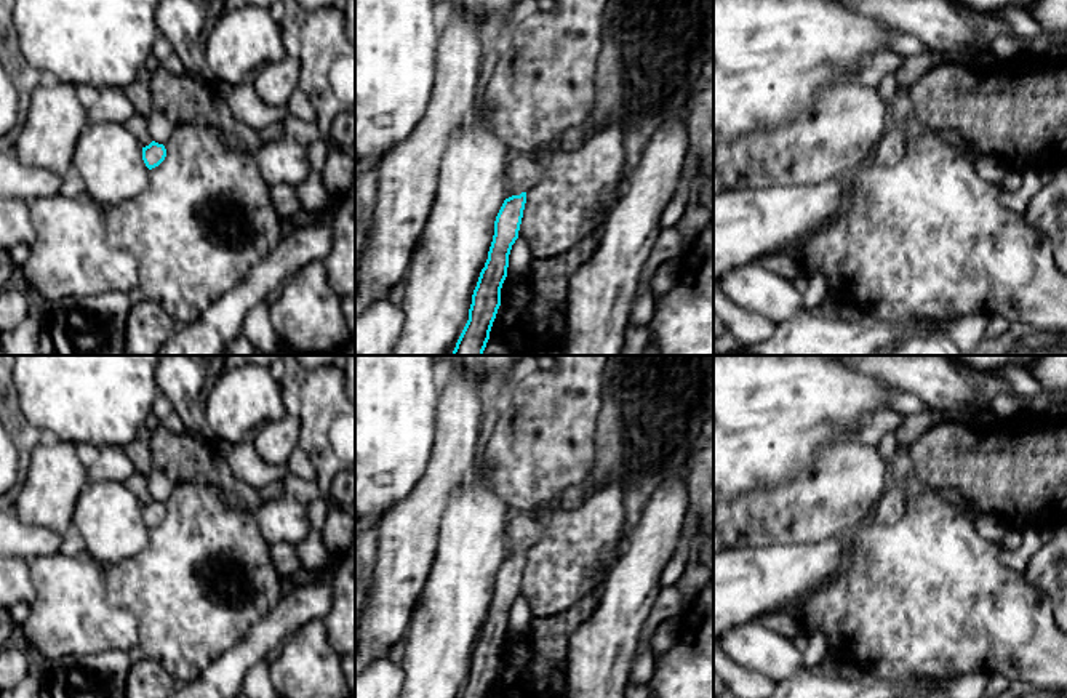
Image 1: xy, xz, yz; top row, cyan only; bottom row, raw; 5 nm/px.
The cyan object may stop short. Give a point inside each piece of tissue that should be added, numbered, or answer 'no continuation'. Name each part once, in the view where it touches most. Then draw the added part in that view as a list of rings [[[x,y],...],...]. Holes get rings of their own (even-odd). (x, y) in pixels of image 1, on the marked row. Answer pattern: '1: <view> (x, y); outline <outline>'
1: xz (523, 170); outline [[[515,154],[507,166],[507,178],[512,181],[514,195],[528,192],[544,176],[542,166],[534,155]]]

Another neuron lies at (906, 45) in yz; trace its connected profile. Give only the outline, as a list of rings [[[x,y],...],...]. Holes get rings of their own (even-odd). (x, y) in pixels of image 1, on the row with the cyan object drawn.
[[[893,32],[886,38],[883,50],[897,53],[904,58],[909,56],[926,58],[933,54],[933,51],[926,48],[917,37],[904,35],[901,32]]]

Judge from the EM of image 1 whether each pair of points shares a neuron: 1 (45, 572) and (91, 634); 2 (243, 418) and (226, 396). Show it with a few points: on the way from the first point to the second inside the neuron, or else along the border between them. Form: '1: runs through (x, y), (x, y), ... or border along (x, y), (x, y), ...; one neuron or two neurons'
1: runs through (61, 588), (71, 597), (71, 612), (77, 618); one neuron
2: runs through (239, 413), (231, 401); one neuron

